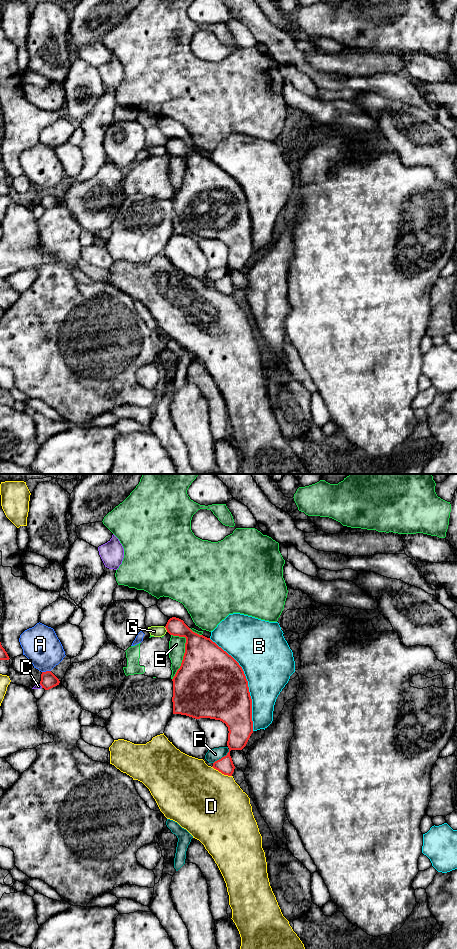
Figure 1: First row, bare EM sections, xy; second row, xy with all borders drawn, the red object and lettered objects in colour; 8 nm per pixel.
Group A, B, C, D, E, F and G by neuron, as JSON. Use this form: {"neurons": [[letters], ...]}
{"neurons": [["A"], ["B"], ["C"], ["D"], ["E"], ["F"], ["G"]]}

